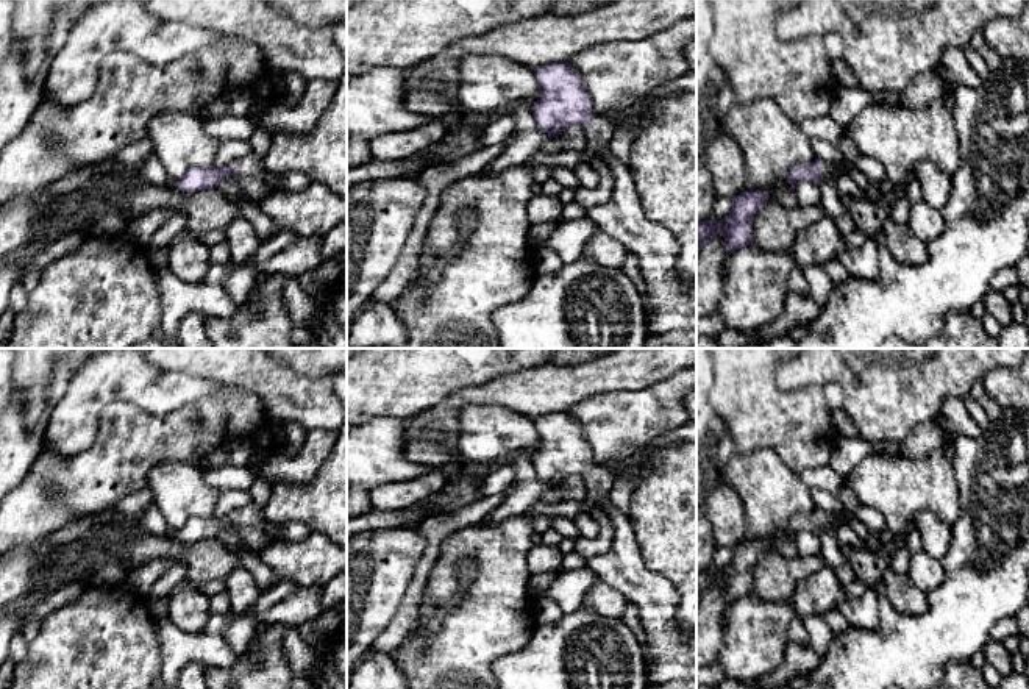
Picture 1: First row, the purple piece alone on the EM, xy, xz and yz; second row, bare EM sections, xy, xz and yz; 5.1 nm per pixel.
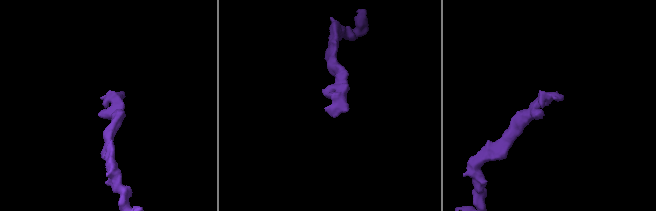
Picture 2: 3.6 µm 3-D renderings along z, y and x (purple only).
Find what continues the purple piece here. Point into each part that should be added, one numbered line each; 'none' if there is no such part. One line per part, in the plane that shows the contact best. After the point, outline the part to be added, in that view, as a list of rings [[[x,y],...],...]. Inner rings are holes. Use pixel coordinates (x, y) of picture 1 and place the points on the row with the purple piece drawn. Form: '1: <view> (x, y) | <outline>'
1: yz (845, 144) | [[[843,131],[842,137],[834,142],[835,147],[840,150],[842,153],[842,162],[839,166],[835,164],[829,164],[829,162],[821,162],[821,180],[818,181],[818,184],[828,178],[829,175],[832,175],[835,170],[843,169],[848,173],[856,175],[856,159],[860,153],[860,150],[856,147],[854,141],[851,139],[851,136]]]

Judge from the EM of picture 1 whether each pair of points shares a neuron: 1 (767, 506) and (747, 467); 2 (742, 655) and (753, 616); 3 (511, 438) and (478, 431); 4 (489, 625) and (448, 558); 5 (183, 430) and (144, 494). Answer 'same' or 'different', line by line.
1: same
2: same
3: same
4: same
5: different

